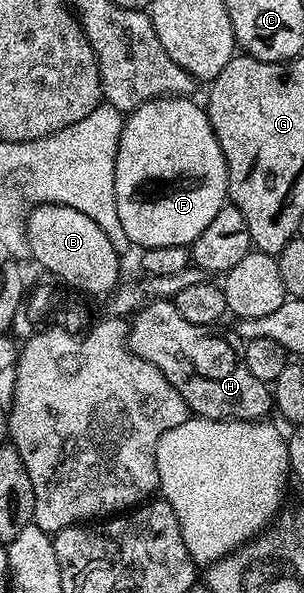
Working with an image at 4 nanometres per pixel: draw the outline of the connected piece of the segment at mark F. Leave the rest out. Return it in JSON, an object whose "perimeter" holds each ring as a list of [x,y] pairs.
{"perimeter":[[[190,97],[153,99],[147,103],[142,103],[137,109],[125,116],[116,159],[116,213],[120,213],[120,225],[124,225],[124,233],[128,233],[130,242],[135,248],[145,249],[160,245],[190,247],[196,241],[196,237],[200,237],[200,233],[204,233],[204,229],[208,229],[212,217],[216,217],[216,213],[220,213],[220,209],[227,206],[226,158],[216,141],[216,133],[212,129],[210,119],[206,116],[205,106],[201,102],[193,103],[194,101]]]}

